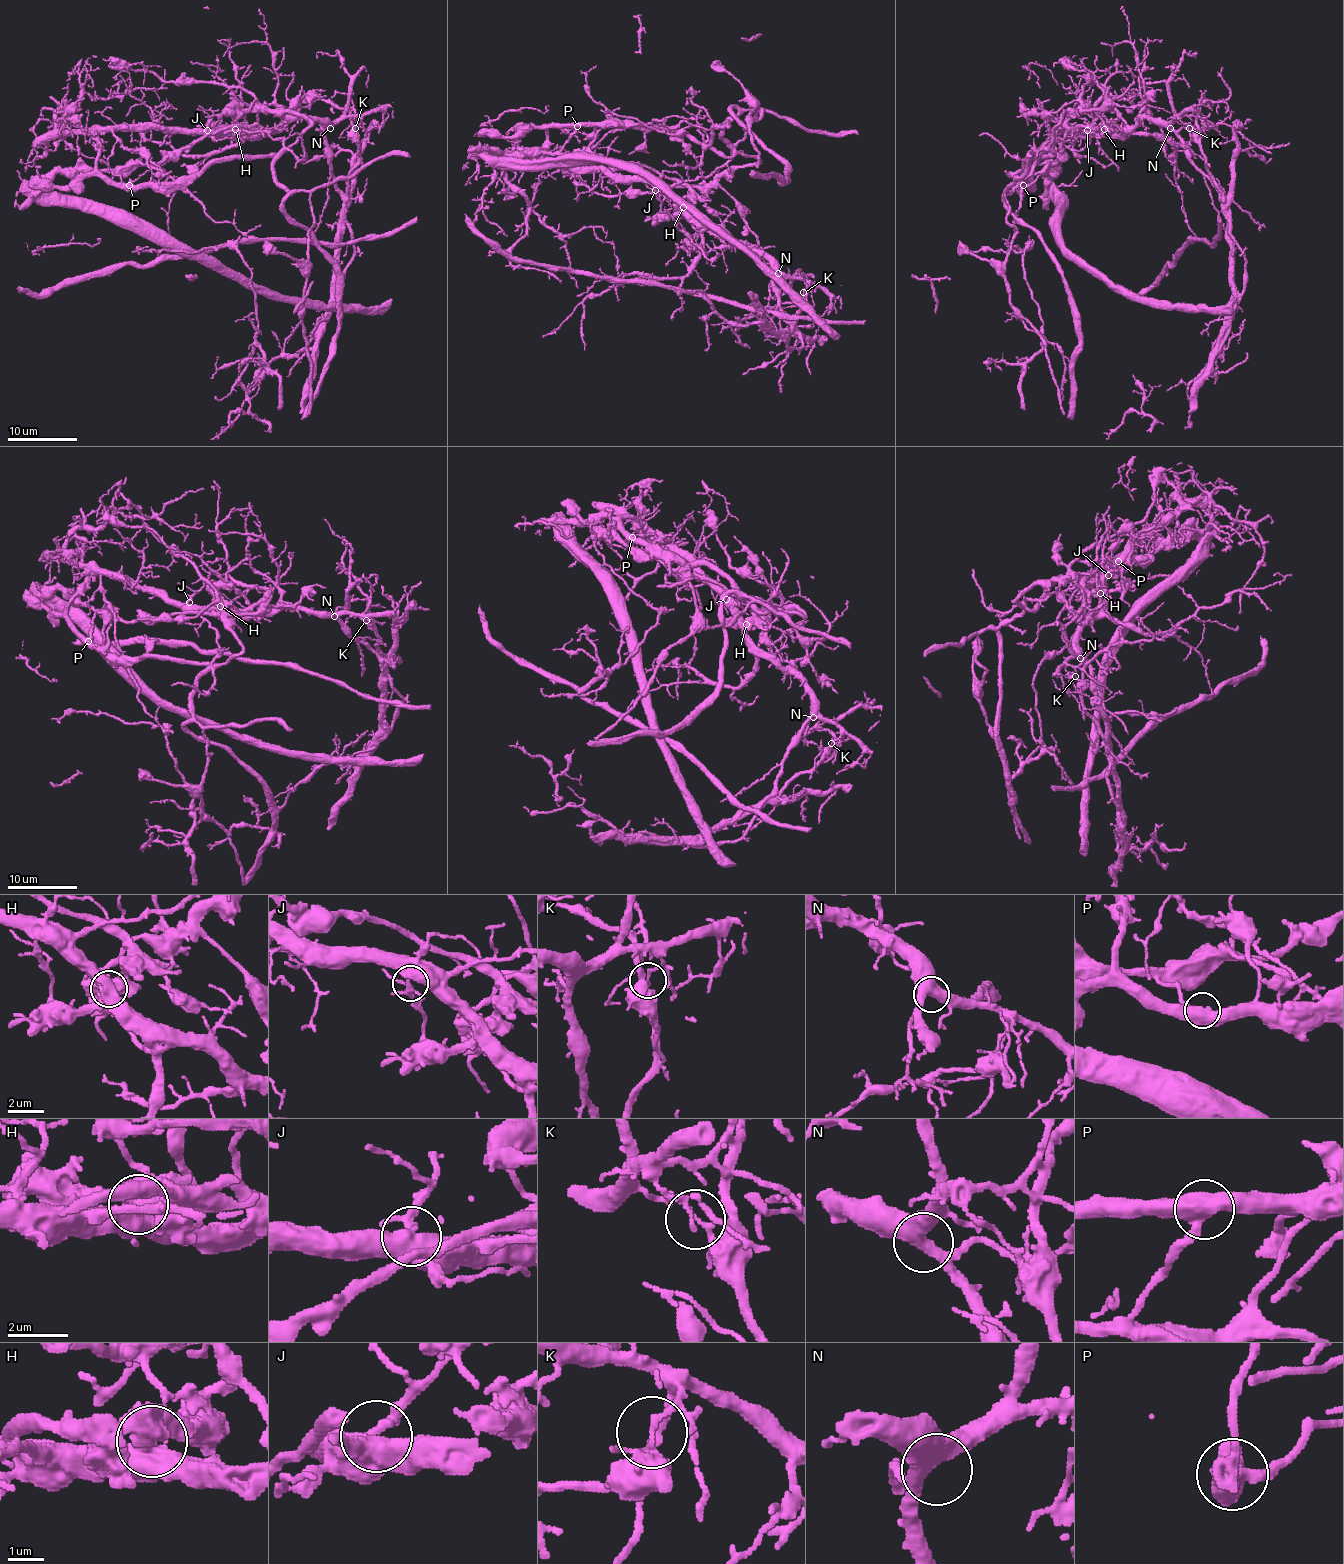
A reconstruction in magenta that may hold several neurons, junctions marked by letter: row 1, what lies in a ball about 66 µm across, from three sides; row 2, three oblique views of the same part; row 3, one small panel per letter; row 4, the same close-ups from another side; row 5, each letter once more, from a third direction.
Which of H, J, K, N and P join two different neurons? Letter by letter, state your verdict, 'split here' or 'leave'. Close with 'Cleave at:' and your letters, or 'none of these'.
H: split here
J: leave
K: split here
N: leave
P: split here
Cleave at: H, K, P

